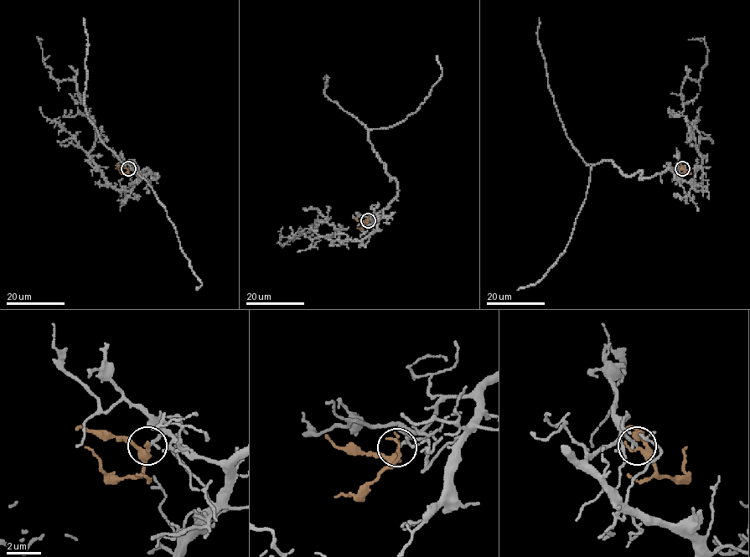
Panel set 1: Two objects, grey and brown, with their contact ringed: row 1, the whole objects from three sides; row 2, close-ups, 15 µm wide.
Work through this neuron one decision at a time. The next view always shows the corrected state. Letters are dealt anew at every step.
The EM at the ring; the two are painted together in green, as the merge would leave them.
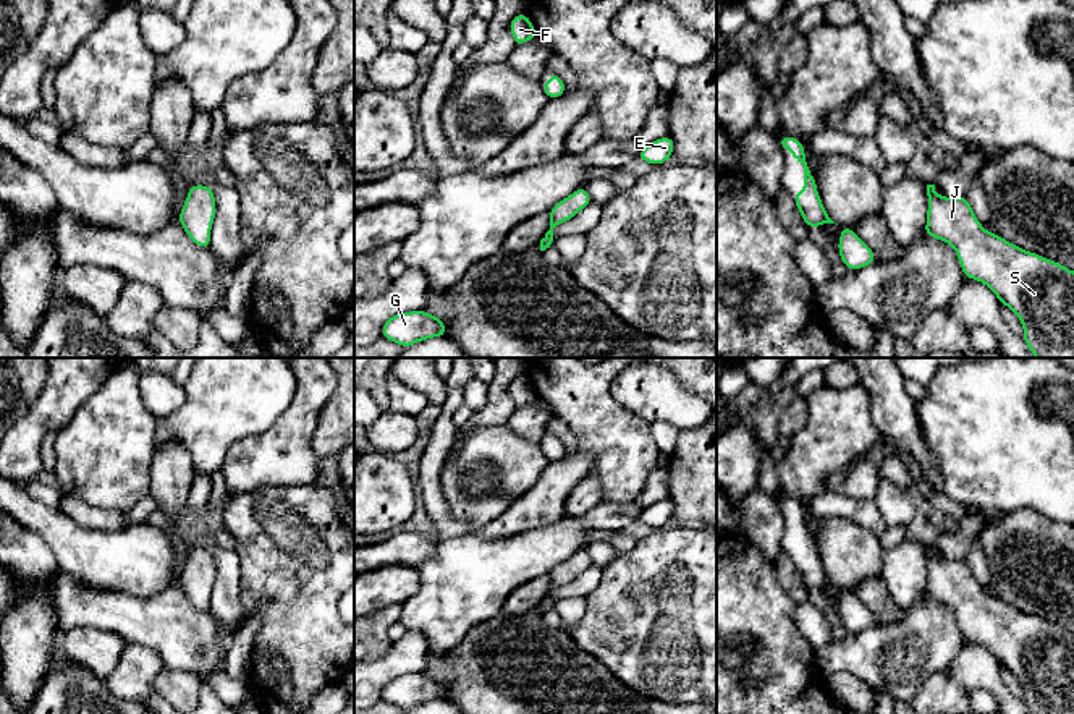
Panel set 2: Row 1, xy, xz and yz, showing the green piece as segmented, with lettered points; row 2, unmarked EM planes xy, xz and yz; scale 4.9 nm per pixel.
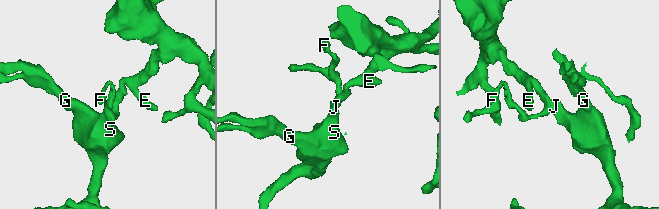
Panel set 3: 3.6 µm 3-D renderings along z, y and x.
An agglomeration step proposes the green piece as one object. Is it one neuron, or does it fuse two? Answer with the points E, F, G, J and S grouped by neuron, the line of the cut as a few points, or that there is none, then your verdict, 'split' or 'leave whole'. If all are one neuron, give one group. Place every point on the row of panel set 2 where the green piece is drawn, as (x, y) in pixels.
E F G J S; no cut; leave whole

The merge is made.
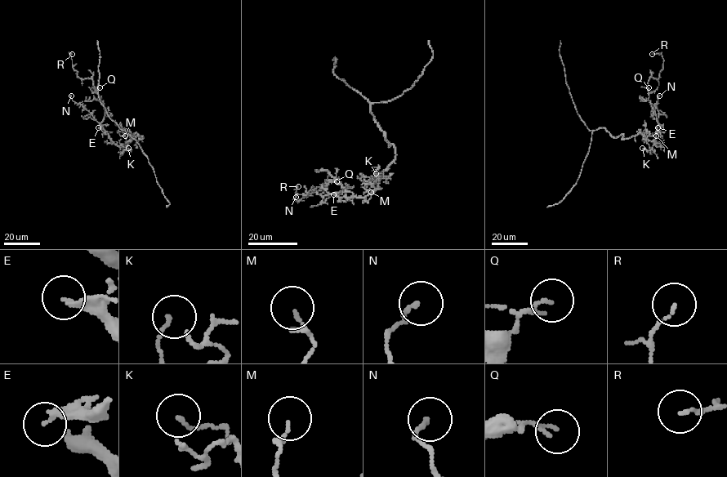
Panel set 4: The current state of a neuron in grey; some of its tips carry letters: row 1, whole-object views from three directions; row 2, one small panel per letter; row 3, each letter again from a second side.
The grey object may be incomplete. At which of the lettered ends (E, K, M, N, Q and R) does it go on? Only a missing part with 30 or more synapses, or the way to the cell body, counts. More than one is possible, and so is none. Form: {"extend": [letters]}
{"extend": []}

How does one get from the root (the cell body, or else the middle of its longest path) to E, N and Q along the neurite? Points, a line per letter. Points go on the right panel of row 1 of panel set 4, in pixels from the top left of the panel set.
E: (639, 134), (659, 146), (660, 133), (655, 132), (657, 127)
N: (639, 134), (657, 146), (660, 145), (658, 111), (654, 105), (658, 103), (659, 95)
Q: (639, 134), (657, 146), (660, 145), (660, 126), (648, 100), (648, 87)

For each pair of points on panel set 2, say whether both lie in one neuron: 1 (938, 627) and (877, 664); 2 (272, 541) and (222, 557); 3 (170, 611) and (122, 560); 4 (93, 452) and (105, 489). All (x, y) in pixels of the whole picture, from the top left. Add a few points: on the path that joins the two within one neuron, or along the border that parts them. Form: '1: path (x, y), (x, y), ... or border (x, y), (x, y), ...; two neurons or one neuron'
1: path (924, 641), (913, 651), (892, 659); one neuron
2: border (235, 552), (240, 562), (241, 590); two neurons
3: border (177, 582), (143, 598), (117, 591); two neurons
4: path (102, 462), (105, 465), (105, 480); one neuron

